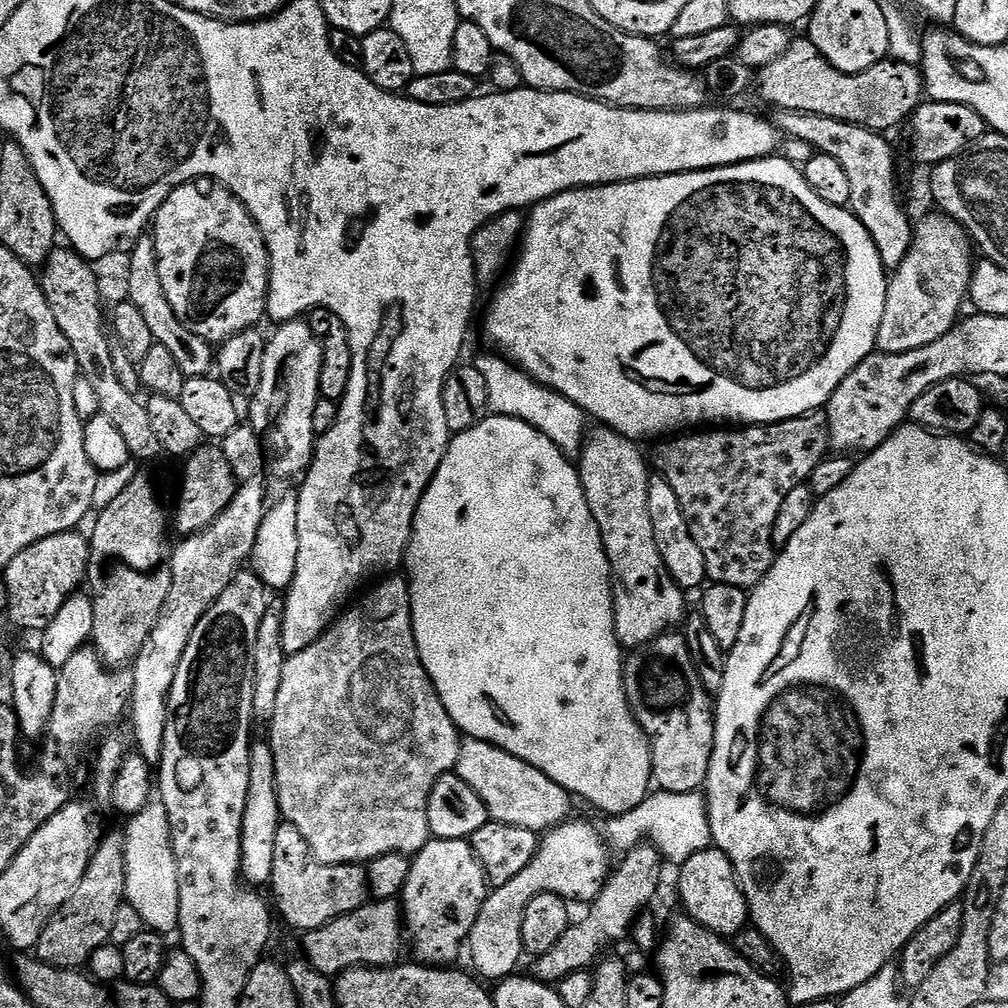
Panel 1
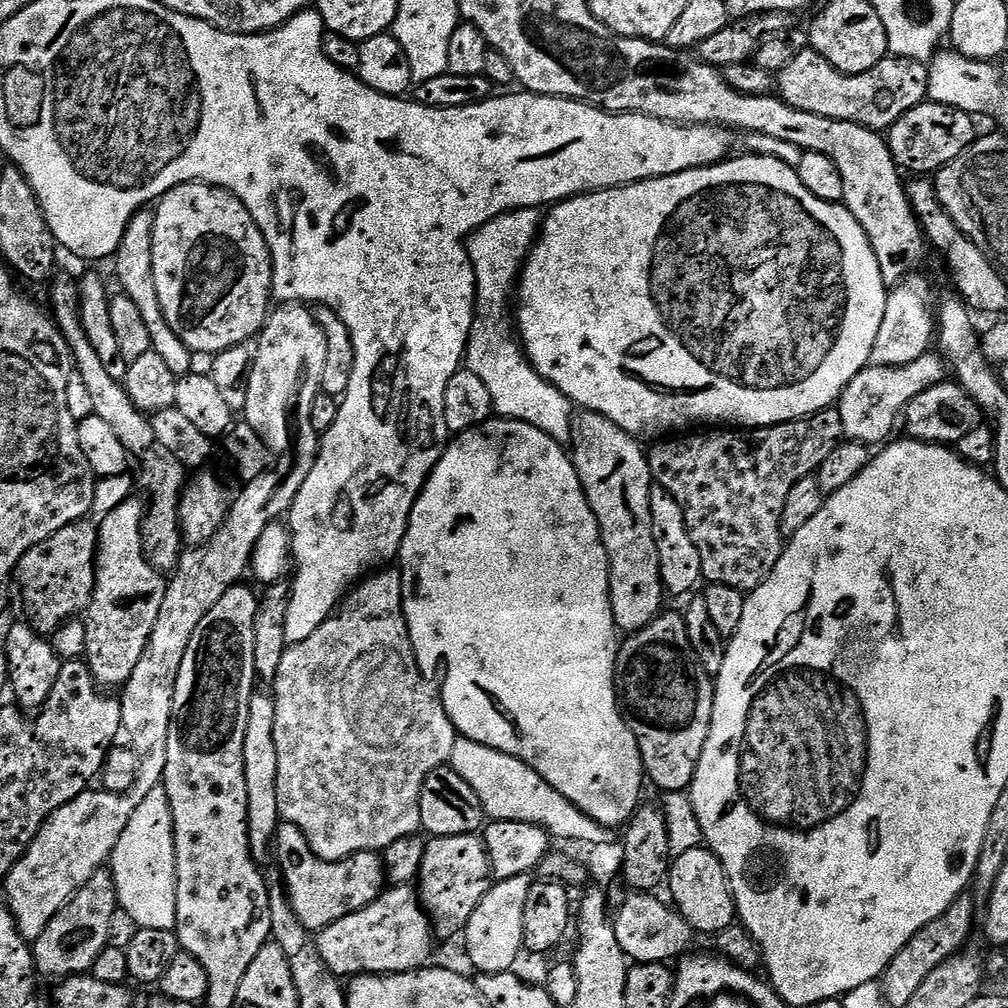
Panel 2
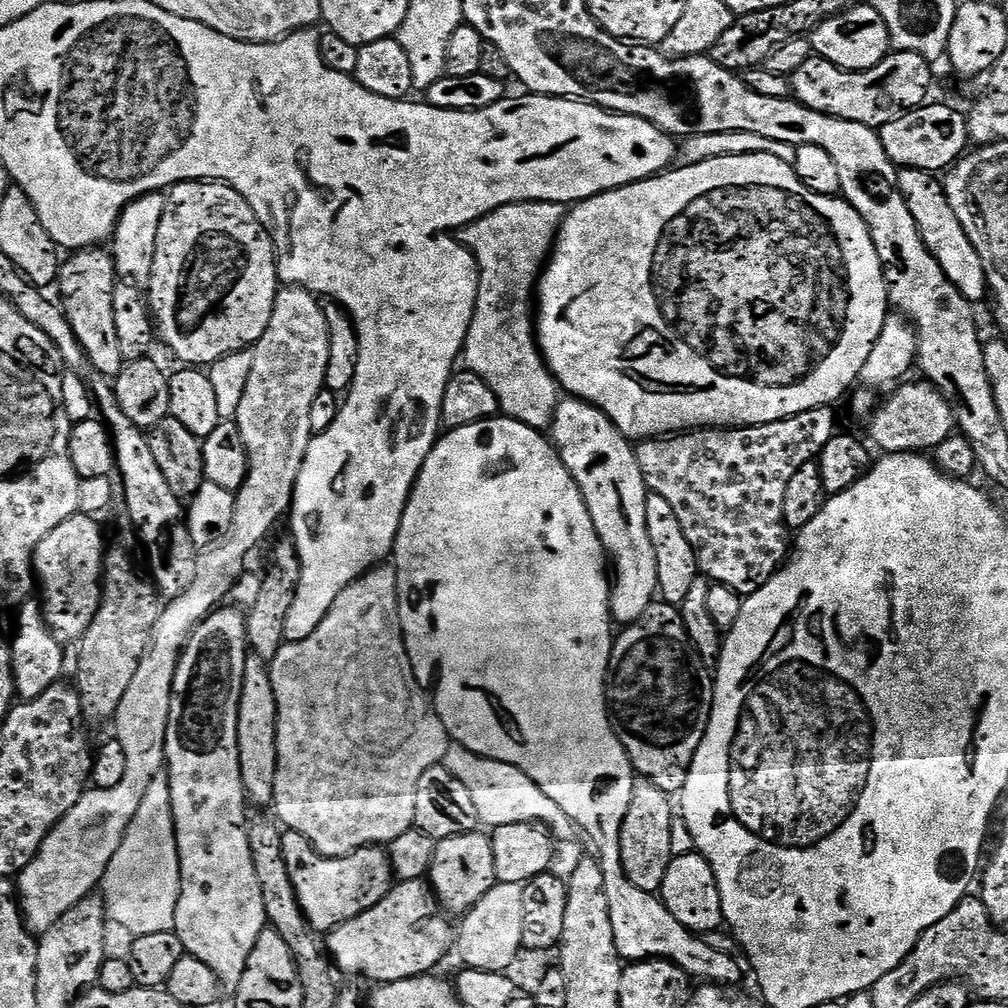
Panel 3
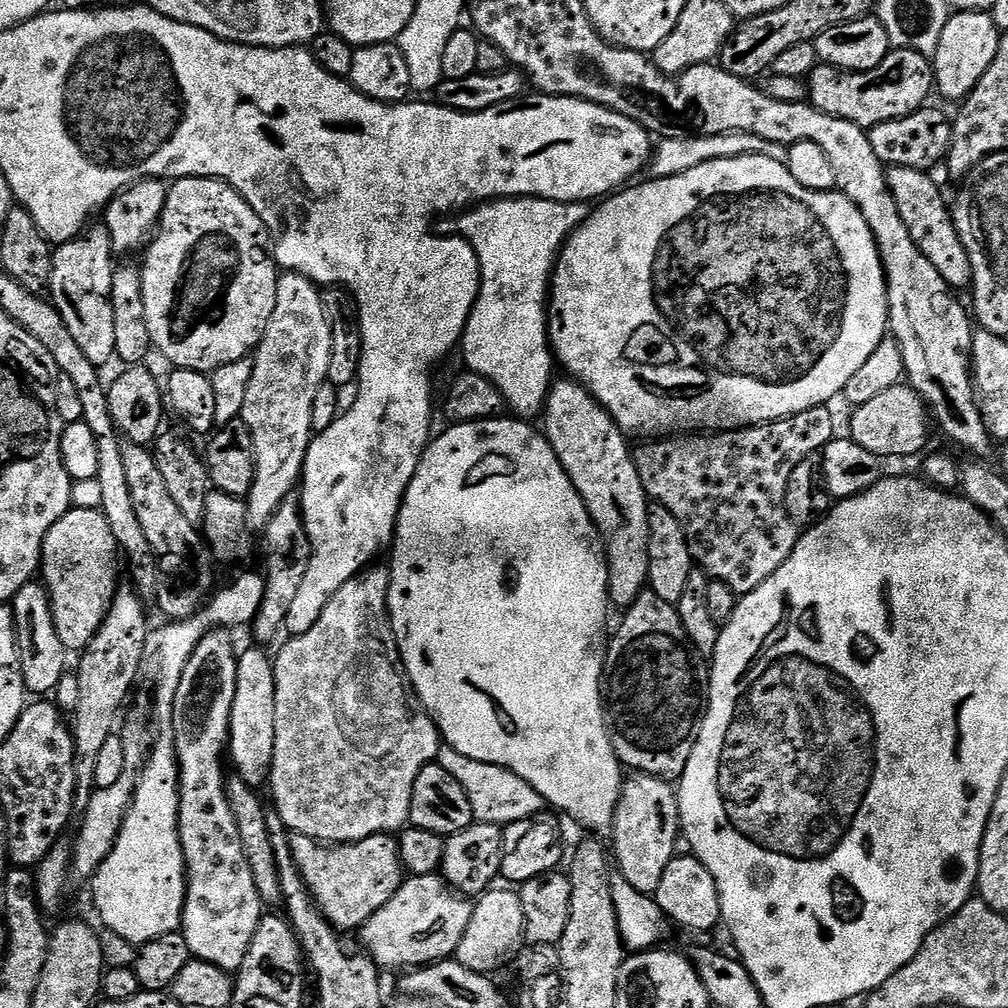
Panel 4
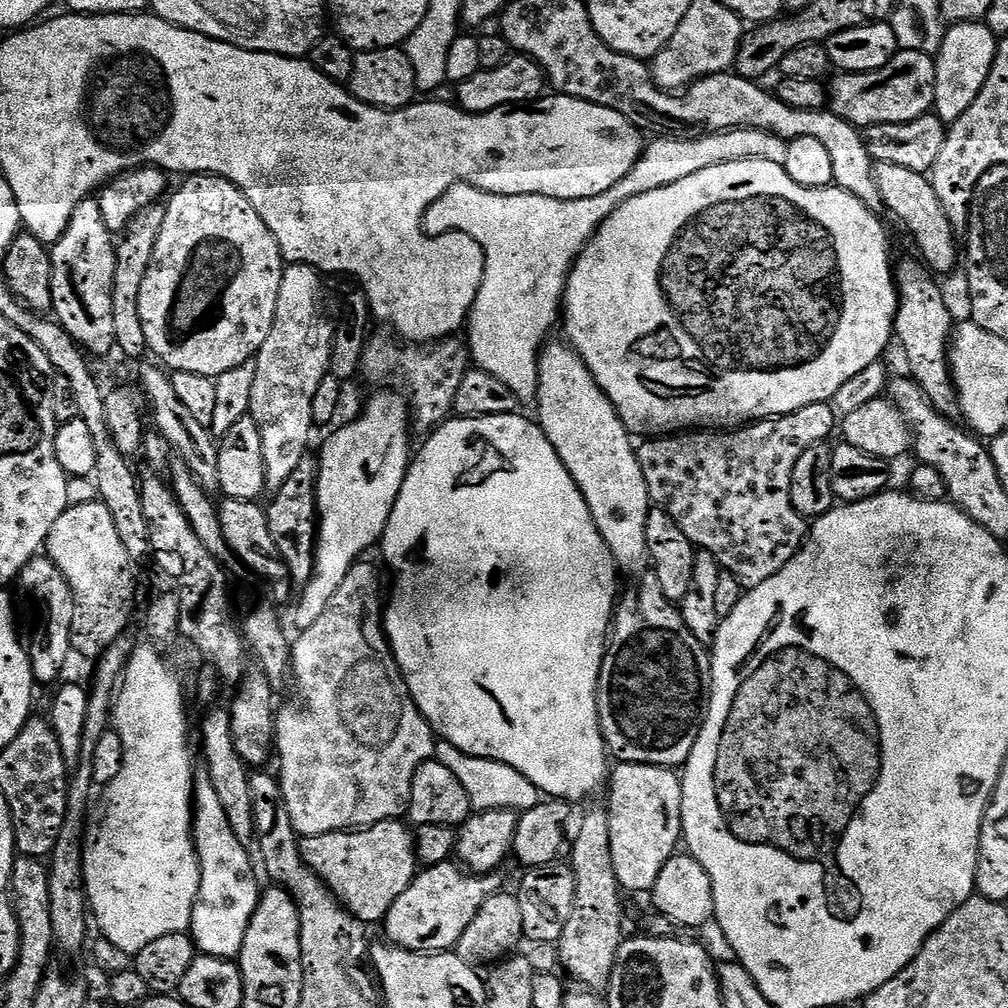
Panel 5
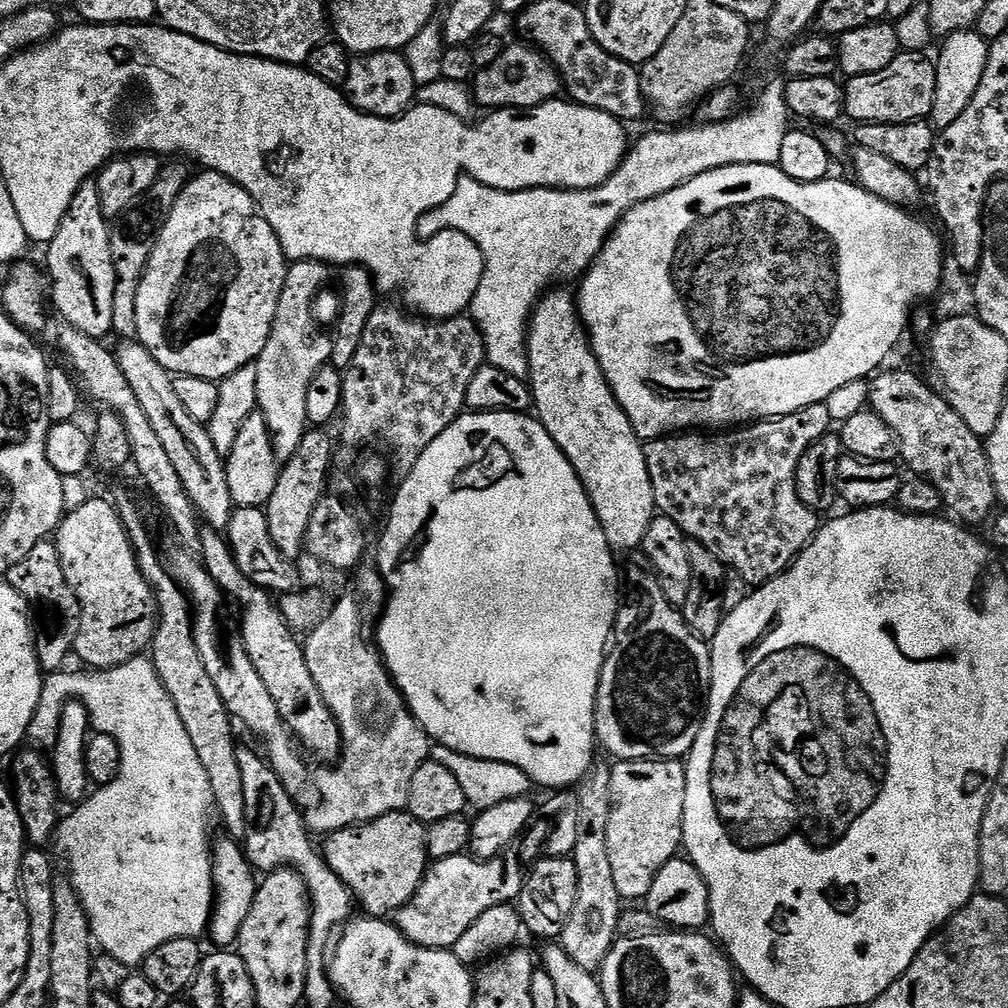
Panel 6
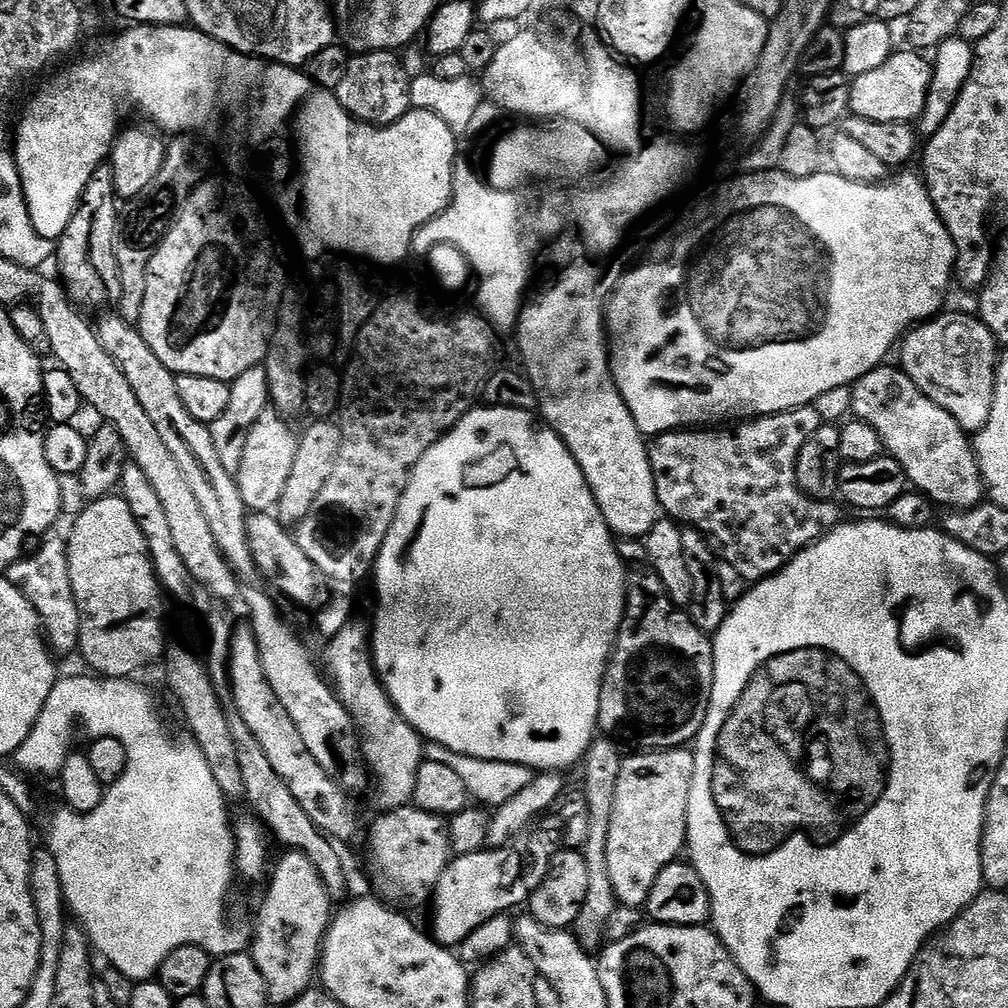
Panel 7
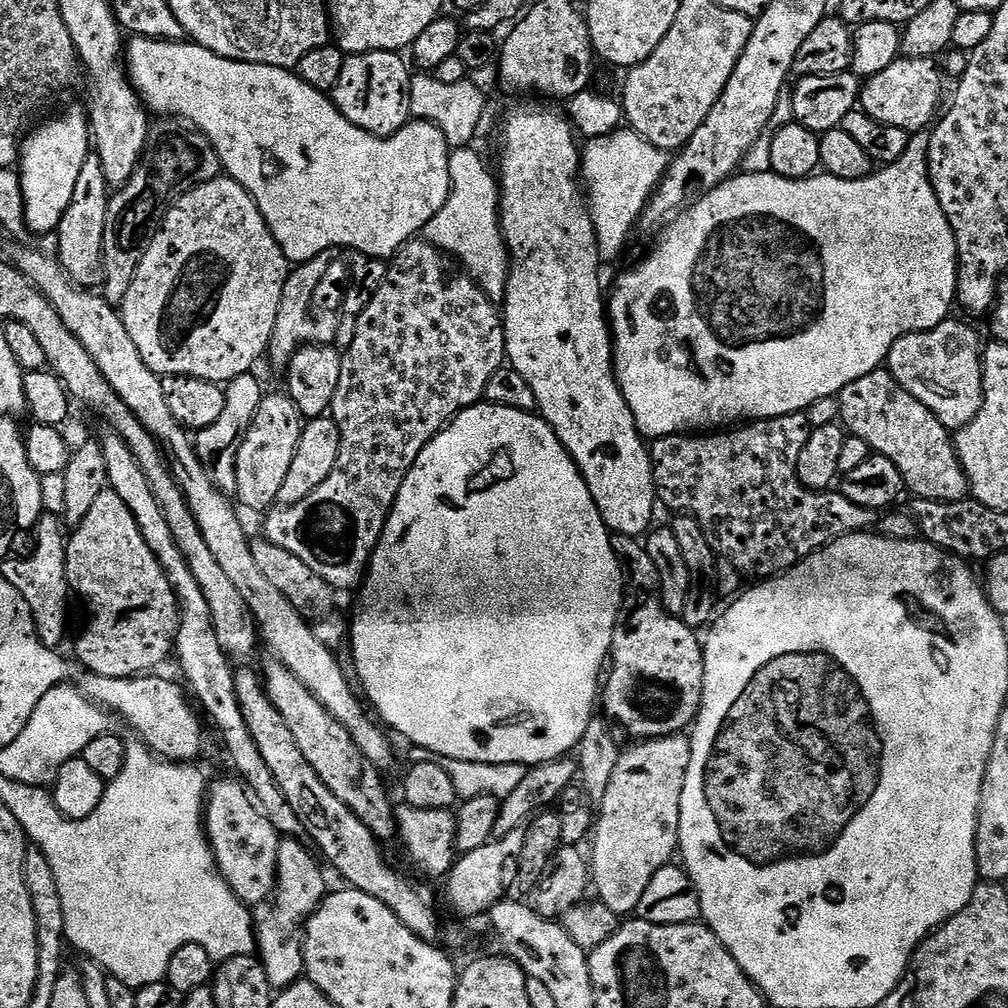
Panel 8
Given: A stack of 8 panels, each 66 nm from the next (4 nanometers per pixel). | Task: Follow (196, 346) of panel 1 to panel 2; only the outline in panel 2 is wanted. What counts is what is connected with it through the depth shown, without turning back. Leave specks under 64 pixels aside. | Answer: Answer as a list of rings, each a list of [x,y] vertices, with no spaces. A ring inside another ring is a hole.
[[[141,210],[134,214],[134,218],[130,218],[130,222],[126,226],[126,234],[122,234],[122,242],[116,251],[114,263],[116,263],[116,276],[120,279],[121,286],[124,287],[121,288],[123,295],[128,296],[130,302],[136,303],[143,320],[146,321],[146,331],[150,334],[152,351],[162,354],[166,366],[170,366],[172,373],[179,378],[193,371],[194,353],[188,349],[186,342],[182,342],[178,338],[178,334],[174,334],[174,330],[170,330],[170,326],[164,320],[162,306],[158,302],[158,294],[154,290],[155,217],[155,211]]]

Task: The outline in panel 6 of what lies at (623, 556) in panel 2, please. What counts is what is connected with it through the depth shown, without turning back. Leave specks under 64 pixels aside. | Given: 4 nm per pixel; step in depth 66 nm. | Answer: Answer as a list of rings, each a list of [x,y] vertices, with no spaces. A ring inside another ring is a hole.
[[[552,292],[541,299],[536,306],[536,311],[532,313],[532,319],[528,321],[528,376],[530,377],[530,387],[532,390],[532,403],[534,405],[535,415],[540,421],[540,425],[550,434],[550,438],[554,438],[554,442],[562,450],[562,454],[566,454],[566,458],[574,466],[574,470],[578,474],[578,478],[584,484],[584,489],[588,492],[588,497],[592,503],[592,508],[596,512],[598,522],[602,526],[602,530],[606,534],[608,544],[617,553],[628,552],[631,548],[639,549],[643,545],[646,538],[646,530],[650,530],[650,522],[653,516],[657,515],[656,499],[654,498],[654,490],[650,482],[650,474],[646,466],[646,454],[644,453],[644,444],[636,431],[632,428],[630,418],[622,410],[622,406],[617,402],[616,395],[612,393],[612,388],[606,382],[606,378],[602,374],[602,366],[598,362],[598,358],[592,349],[591,339],[580,319],[577,301],[568,292]]]

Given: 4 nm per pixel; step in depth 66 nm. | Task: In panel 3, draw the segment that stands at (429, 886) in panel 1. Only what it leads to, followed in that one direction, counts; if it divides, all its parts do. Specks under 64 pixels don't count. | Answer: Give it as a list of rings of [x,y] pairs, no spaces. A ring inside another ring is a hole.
[[[477,830],[464,832],[454,838],[438,840],[434,850],[434,862],[430,866],[427,879],[430,881],[432,890],[439,898],[440,907],[444,909],[445,913],[456,918],[463,917],[464,913],[470,911],[475,904],[482,902],[484,895],[498,882],[494,870],[491,835]]]

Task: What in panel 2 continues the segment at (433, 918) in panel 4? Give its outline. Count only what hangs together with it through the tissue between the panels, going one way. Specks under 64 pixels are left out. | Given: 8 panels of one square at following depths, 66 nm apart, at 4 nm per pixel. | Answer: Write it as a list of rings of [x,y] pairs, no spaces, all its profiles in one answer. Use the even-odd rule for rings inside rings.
[[[406,884],[385,887],[381,896],[346,918],[338,918],[315,933],[316,950],[335,976],[389,976],[425,967],[432,956],[432,921],[420,905],[415,887]]]

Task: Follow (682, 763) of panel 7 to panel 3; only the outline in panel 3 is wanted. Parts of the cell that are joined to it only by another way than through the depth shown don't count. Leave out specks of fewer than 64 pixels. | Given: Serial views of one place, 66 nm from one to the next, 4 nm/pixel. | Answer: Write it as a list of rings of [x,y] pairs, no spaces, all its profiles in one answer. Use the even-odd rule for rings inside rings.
[[[647,782],[637,783],[632,791],[630,806],[624,820],[620,821],[620,853],[622,866],[634,882],[644,892],[659,893],[662,878],[673,858],[671,832],[674,823],[674,804],[669,793],[658,790],[658,786]]]

